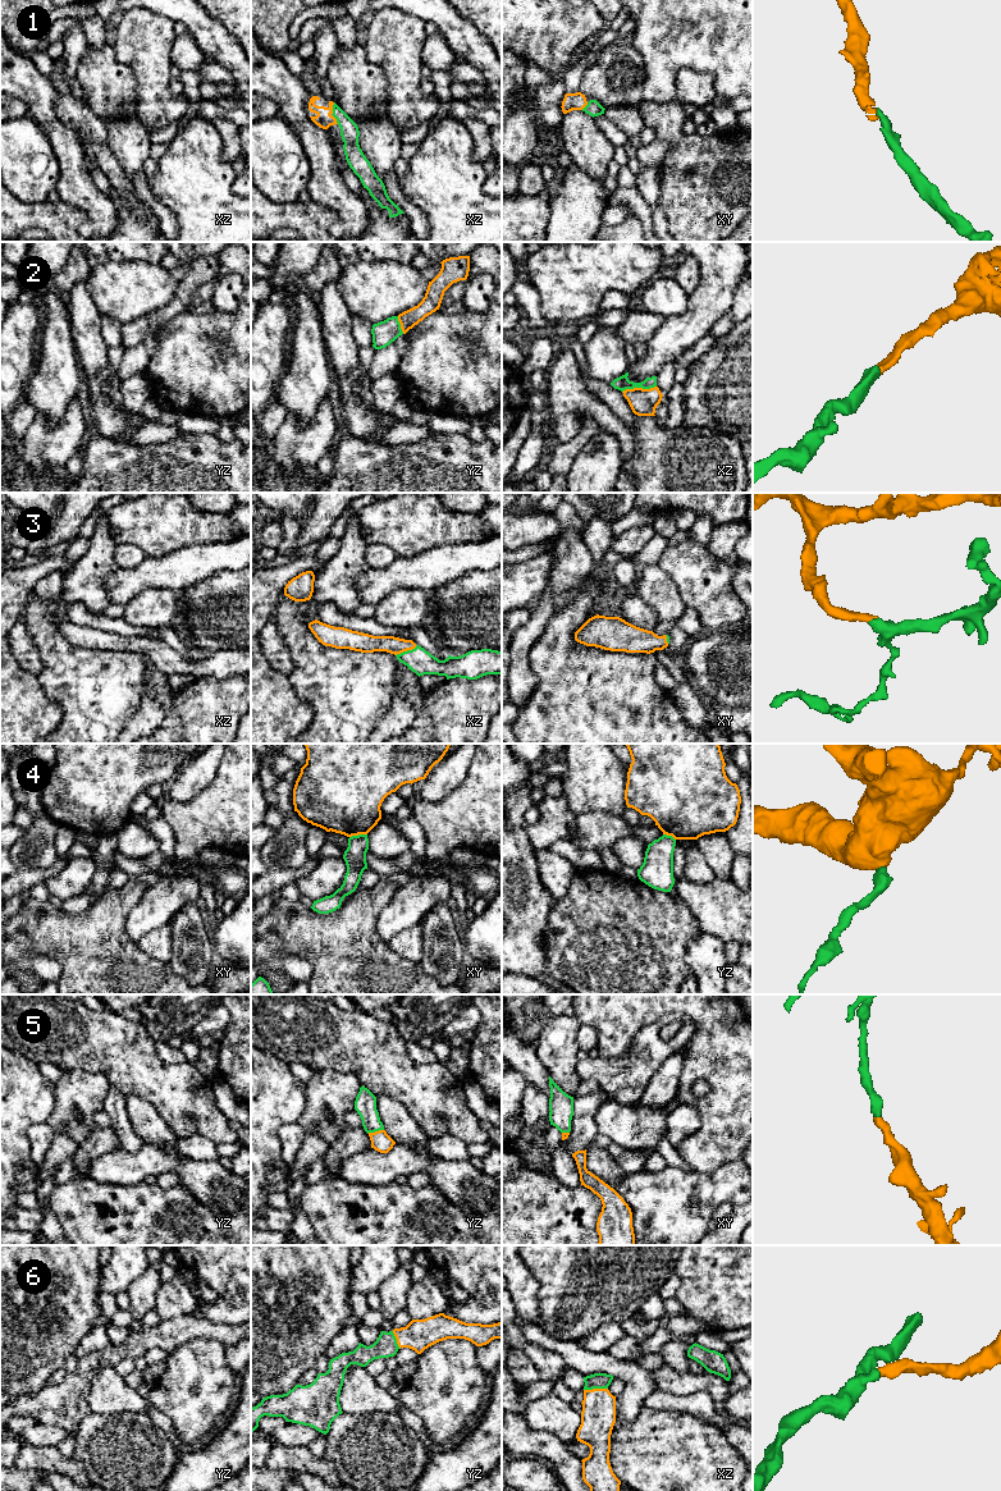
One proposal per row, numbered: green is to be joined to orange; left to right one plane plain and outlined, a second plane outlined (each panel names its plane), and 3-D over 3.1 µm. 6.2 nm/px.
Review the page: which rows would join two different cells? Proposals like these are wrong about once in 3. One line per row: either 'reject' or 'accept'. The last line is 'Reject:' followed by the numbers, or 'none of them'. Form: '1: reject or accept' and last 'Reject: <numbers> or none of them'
1: accept
2: accept
3: accept
4: reject
5: accept
6: accept
Reject: 4

